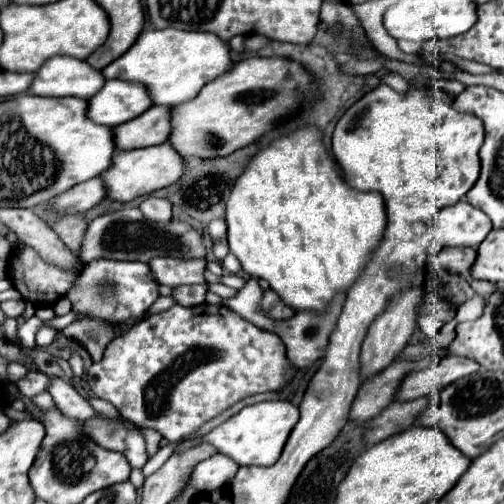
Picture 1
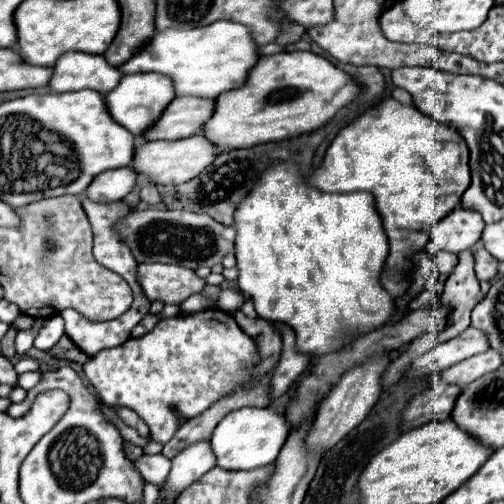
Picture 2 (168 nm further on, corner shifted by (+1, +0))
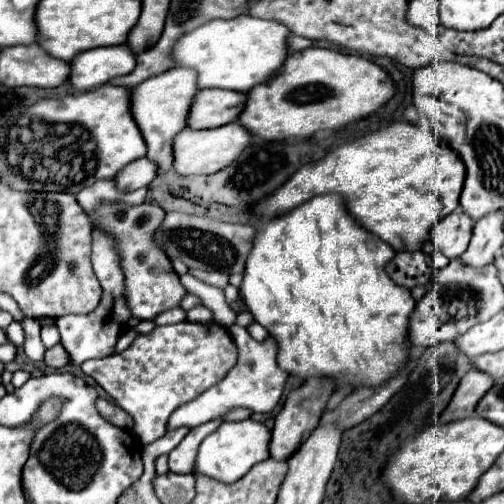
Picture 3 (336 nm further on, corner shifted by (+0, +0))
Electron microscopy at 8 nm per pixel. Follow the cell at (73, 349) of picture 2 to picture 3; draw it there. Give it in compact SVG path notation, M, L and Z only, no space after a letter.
M61 344L49 348L49 350L45 352L45 364L47 364L49 368L63 368L63 366L67 366L67 364L69 364L69 356L67 356L65 348L63 348Z

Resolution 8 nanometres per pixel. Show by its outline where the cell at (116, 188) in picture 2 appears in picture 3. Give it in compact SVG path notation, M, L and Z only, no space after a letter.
M139 158L131 164L125 166L125 170L121 170L117 174L117 188L119 190L137 190L137 188L143 188L143 186L149 186L151 180L159 174L159 168L157 164L153 164L149 158Z

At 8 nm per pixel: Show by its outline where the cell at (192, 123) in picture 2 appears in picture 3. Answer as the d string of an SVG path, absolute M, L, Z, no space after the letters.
M201 90L197 92L197 100L191 106L189 128L217 128L229 122L235 122L245 108L247 94L229 92L229 90Z

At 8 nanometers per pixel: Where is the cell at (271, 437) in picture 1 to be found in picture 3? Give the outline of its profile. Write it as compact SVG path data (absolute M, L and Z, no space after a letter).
M251 418L239 420L239 422L223 422L211 436L207 436L201 442L193 474L203 474L223 484L237 482L257 462L263 462L269 458L269 440L271 440L269 428Z

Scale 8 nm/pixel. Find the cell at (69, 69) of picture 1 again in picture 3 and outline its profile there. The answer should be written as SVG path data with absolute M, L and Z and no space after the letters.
M127 44L95 48L81 52L71 62L71 84L75 90L85 92L107 84L115 76L129 74L135 68L135 54Z

